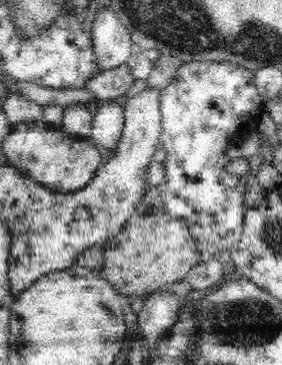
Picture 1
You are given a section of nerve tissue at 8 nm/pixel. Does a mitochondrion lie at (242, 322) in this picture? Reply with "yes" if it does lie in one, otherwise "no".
yes

